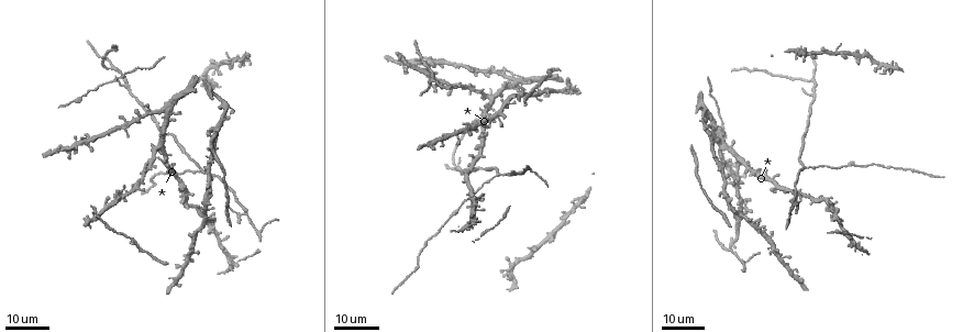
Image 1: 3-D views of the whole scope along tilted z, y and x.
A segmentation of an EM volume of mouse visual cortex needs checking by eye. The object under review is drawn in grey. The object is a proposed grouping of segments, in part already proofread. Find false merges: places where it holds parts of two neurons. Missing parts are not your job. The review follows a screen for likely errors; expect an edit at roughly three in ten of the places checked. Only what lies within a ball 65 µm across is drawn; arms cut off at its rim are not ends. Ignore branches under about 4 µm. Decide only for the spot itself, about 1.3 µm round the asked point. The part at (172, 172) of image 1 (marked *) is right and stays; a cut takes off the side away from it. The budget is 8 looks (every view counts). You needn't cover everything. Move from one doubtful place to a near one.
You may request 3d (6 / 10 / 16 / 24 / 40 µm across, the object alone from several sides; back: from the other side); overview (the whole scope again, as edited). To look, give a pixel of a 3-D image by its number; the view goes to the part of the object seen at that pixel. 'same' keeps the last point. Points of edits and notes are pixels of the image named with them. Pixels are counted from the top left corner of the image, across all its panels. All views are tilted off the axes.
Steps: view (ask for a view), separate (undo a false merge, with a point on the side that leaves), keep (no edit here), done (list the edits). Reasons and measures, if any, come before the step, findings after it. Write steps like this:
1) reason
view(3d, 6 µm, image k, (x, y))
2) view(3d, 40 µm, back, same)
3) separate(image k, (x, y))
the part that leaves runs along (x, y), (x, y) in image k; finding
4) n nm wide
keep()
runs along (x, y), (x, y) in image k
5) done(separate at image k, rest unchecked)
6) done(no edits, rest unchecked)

arms part here
view(3d, 24 µm, image 1, (112, 68))

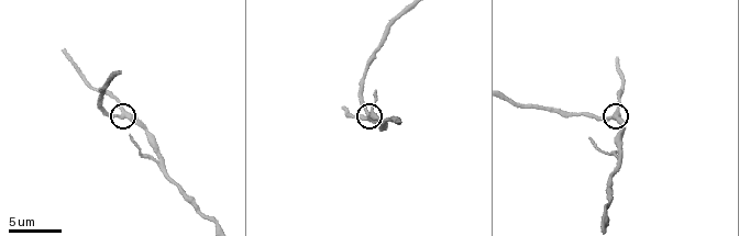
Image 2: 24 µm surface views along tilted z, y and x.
zoom in
view(3d, 6 µm, image 2, (123, 111))

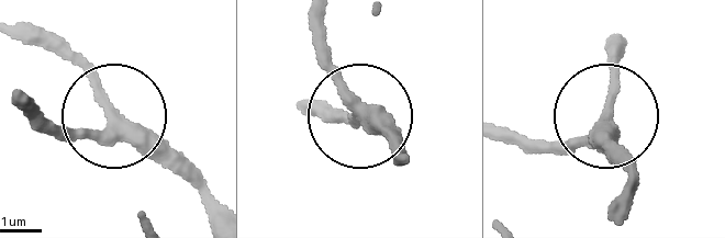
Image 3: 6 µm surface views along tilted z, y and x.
300 nm wide
keep()
runs along (627, 176), (609, 106), (624, 47) in image 3; all the same neuron

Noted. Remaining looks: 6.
view(3d, 16 µm, image 1, (116, 201))

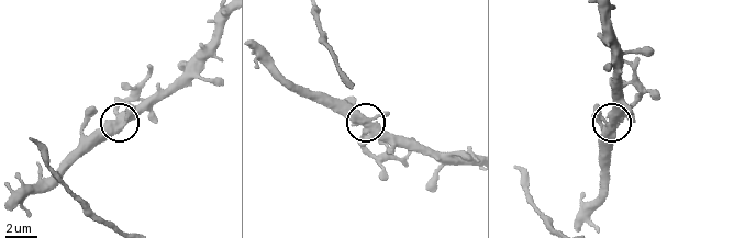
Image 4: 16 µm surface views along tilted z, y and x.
zoom in
view(3d, 10 µm, image 4, (120, 116))

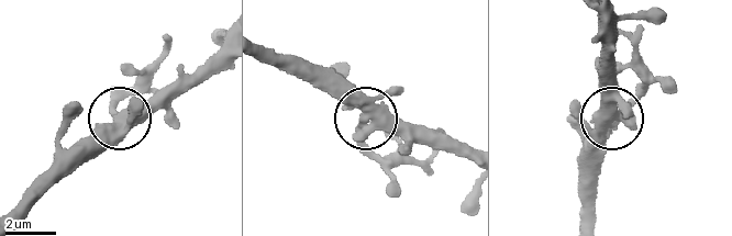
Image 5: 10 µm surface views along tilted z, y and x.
separate(image 5, (111, 92))
two neurons meet here

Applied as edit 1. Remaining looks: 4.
redraw
view(overview)

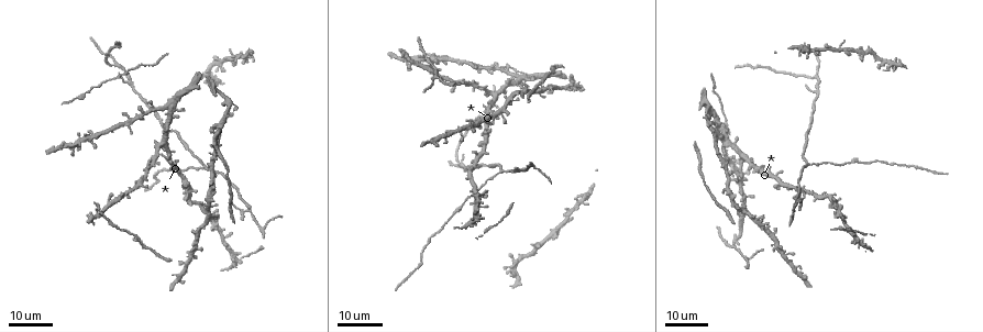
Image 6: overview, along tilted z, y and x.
three-way junction
view(3d, 24 µm, image 6, (502, 172))

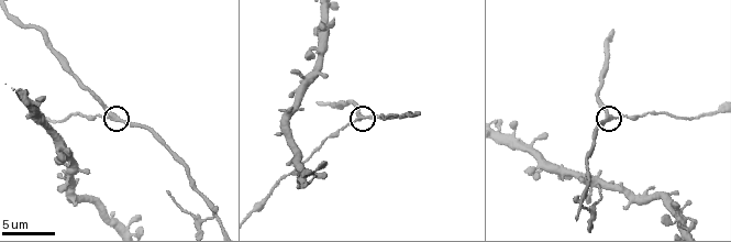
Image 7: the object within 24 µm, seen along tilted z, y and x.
view(3d, 10 µm, image 7, (109, 114))

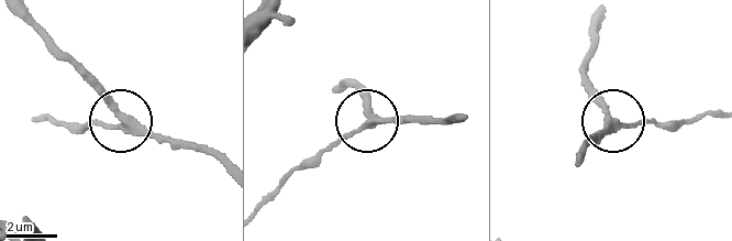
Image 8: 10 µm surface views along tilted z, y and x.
270 nm wide
keep()
one neuron here

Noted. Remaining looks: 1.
thin arm on a thick one
view(3d, 10 µm, image 7, (580, 204))

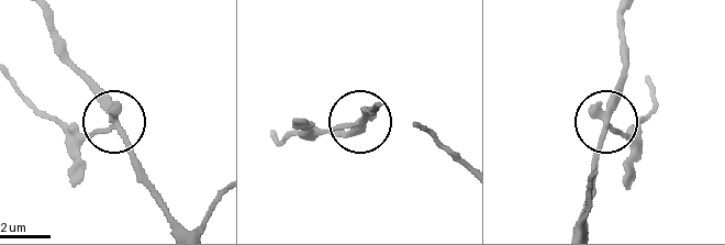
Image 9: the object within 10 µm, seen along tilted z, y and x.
side arm 6 µm
separate(image 9, (84, 134))
the part that leaves runs along (112, 120), (81, 135), (69, 134), (41, 113), (12, 77) in image 9; two neurons meet here

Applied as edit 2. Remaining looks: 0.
done(separate at image 5, separate at image 9, rest unchecked)

